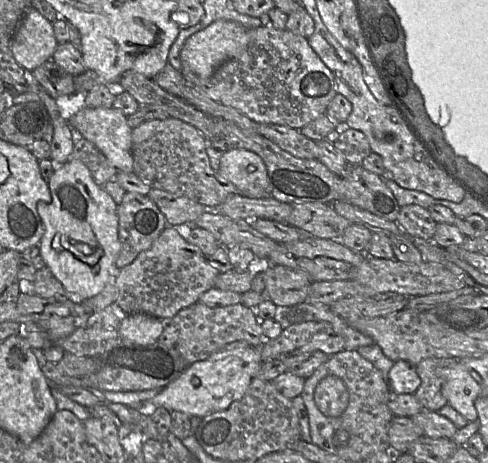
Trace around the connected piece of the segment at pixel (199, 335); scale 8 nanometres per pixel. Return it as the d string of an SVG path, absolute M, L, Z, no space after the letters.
M196 302L180 310L169 322L175 324L179 330L175 348L185 361L185 367L207 359L233 342L245 341L252 346L261 346L266 341L255 309L242 303L225 307L208 307Z

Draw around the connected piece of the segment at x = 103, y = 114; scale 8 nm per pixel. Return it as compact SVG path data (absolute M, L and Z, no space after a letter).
M84 107L69 120L69 124L92 142L114 168L133 172L132 128L120 110Z

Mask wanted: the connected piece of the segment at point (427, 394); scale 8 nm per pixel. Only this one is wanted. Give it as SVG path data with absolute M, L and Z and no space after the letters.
M425 358L416 365L420 386L414 395L423 410L437 412L447 404L442 393L443 369L457 362L456 358Z

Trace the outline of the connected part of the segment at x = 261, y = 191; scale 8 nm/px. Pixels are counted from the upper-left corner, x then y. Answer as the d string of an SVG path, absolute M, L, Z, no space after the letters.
M237 148L223 152L218 174L231 182L239 194L245 197L270 197L266 165L253 151Z

